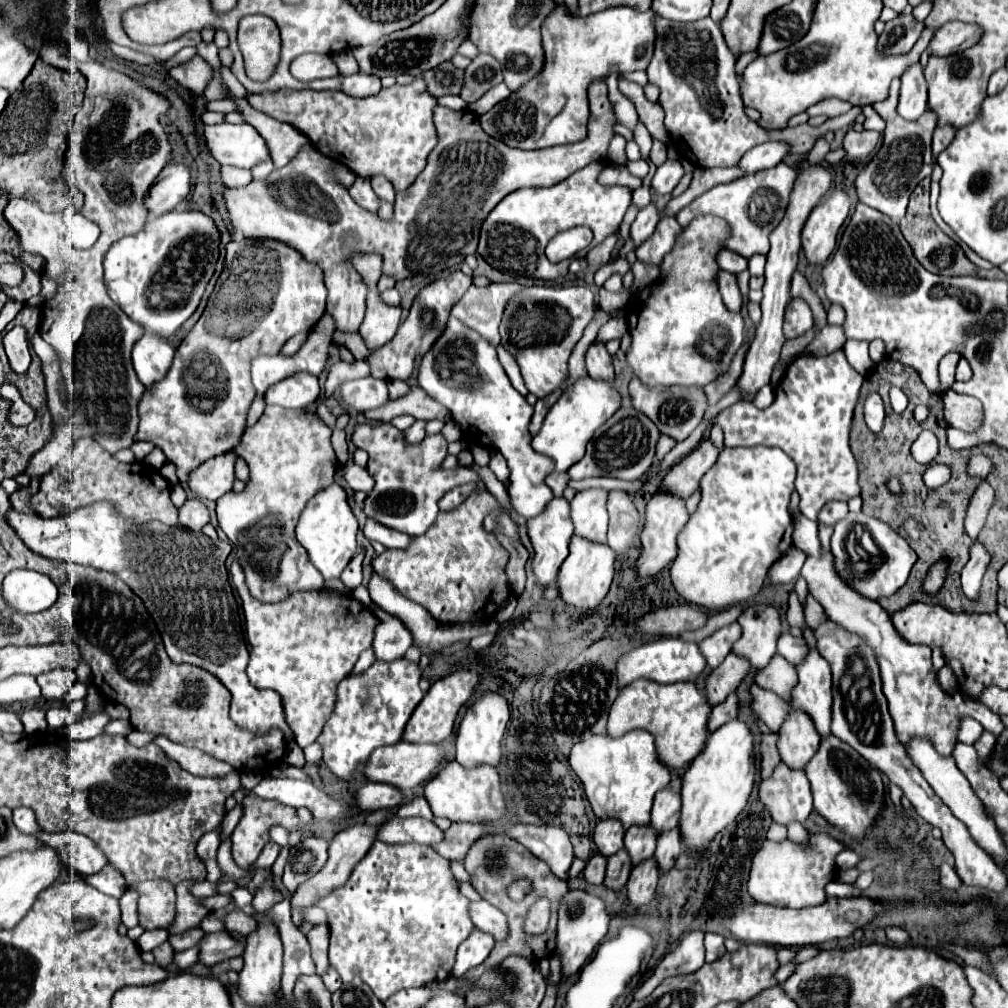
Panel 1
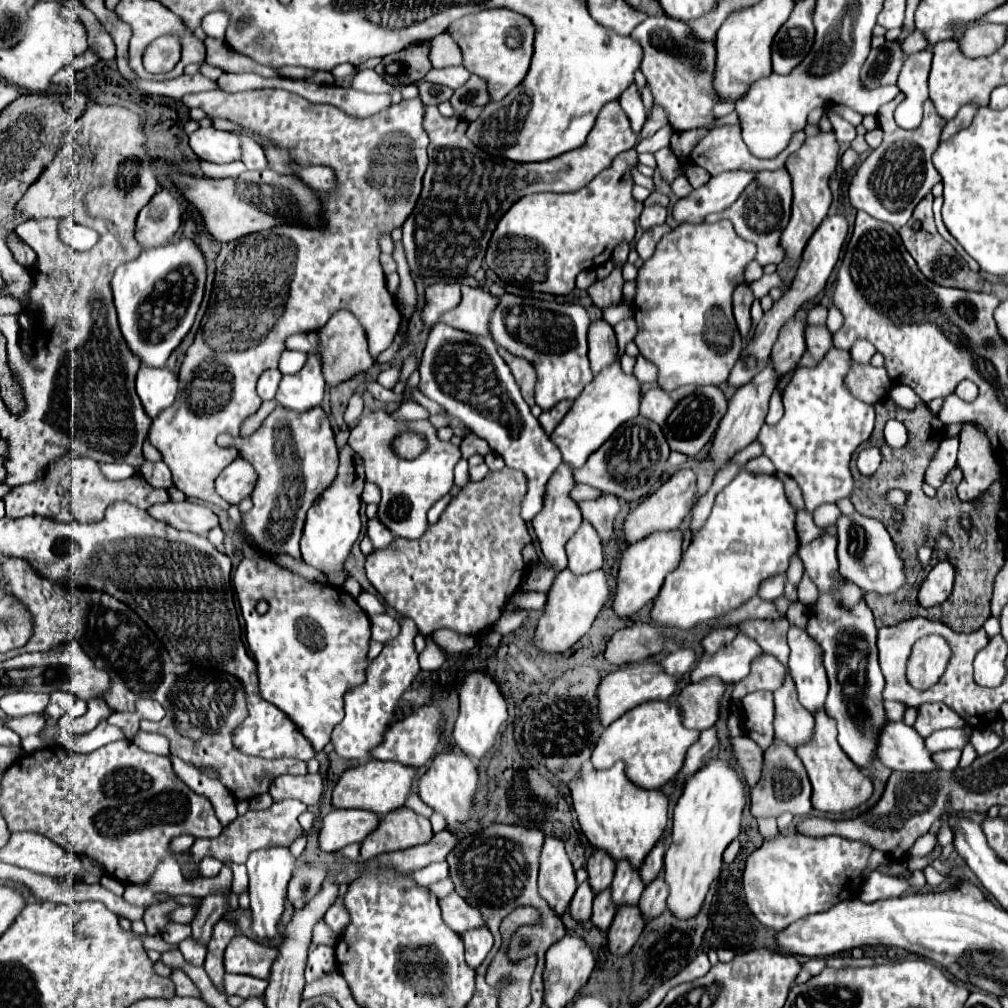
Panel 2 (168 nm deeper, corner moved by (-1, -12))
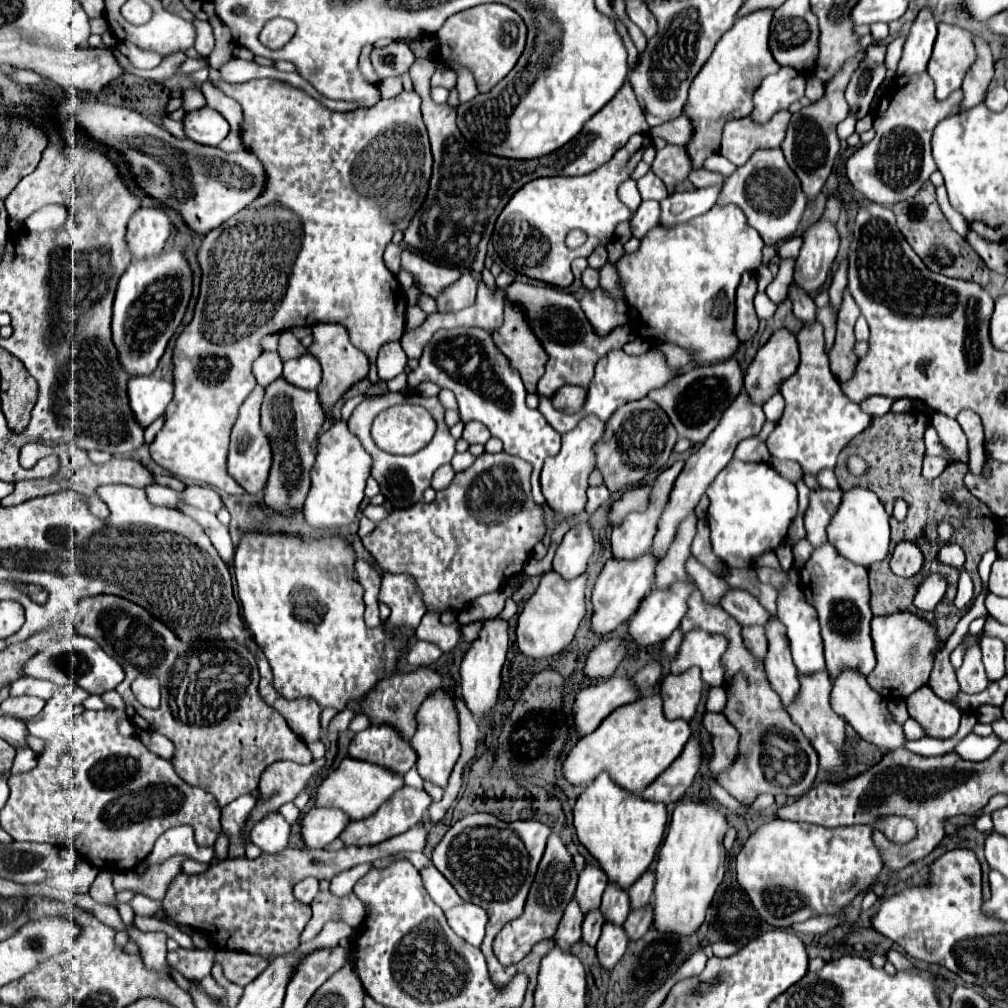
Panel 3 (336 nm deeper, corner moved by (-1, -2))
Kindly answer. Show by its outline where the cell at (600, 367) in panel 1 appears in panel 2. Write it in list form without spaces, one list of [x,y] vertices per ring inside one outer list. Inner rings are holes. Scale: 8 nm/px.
[[[595,321],[589,331],[589,361],[591,361],[591,371],[597,375],[603,367],[609,367],[617,359],[617,341],[613,327],[609,323]]]

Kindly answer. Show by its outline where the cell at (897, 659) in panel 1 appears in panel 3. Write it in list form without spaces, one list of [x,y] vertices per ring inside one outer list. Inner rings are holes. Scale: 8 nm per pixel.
[[[817,489],[809,493],[809,507],[805,511],[805,529],[807,529],[807,539],[819,547],[823,541],[827,541],[827,525],[833,519],[839,503],[841,503],[841,489]]]

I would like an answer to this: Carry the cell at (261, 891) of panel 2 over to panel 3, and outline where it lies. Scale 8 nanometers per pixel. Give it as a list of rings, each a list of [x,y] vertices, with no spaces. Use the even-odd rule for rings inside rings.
[[[267,813],[261,821],[253,825],[249,831],[251,843],[255,843],[265,853],[279,853],[287,849],[289,839],[289,823],[283,819],[281,813]]]

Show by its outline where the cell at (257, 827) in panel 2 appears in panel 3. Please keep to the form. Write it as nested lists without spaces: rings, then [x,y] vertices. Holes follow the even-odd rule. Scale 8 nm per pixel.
[[[173,857],[167,859],[161,865],[149,867],[143,875],[137,875],[135,871],[123,871],[123,873],[113,873],[113,887],[115,891],[133,891],[141,893],[145,897],[151,897],[155,901],[161,901],[165,897],[167,885],[175,875],[181,873],[181,863],[185,857]]]

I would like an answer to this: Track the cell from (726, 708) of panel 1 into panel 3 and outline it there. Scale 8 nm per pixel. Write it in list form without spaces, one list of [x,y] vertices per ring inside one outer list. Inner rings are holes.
[[[693,739],[687,741],[683,753],[675,759],[675,765],[671,765],[671,769],[667,769],[667,773],[663,773],[663,777],[657,777],[641,793],[641,797],[645,801],[655,801],[655,803],[663,803],[663,805],[679,801],[691,787],[701,761],[703,761],[703,755],[701,755],[699,743]]]

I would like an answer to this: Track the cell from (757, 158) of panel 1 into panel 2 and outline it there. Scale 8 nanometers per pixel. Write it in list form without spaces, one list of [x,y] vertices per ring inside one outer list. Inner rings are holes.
[[[725,171],[711,177],[703,187],[679,199],[673,207],[673,217],[679,223],[703,223],[705,215],[731,207],[745,187],[755,181],[759,171]]]

